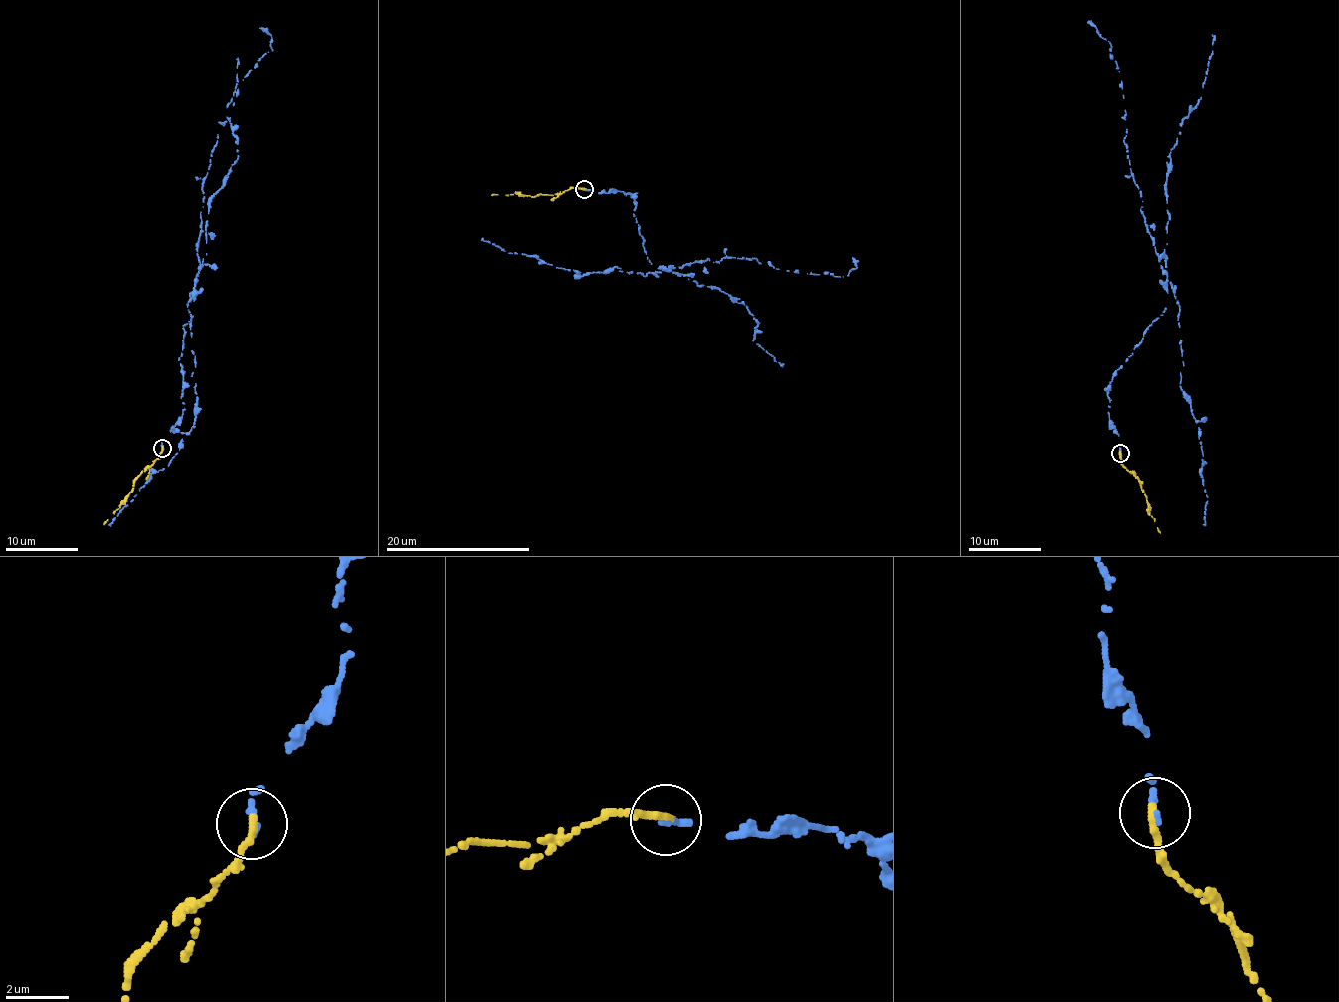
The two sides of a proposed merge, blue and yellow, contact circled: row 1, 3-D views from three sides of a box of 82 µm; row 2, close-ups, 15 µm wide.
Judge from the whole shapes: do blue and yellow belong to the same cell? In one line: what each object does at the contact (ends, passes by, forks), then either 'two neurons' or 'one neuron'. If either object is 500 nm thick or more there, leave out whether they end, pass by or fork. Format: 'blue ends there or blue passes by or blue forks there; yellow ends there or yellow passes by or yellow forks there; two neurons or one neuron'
blue ends there; yellow ends there; one neuron

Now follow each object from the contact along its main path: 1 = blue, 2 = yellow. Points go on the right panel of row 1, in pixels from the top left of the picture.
1: (1121, 453), (1108, 416), (1112, 373), (1165, 307), (1178, 304), (1140, 210), (1110, 42), (1087, 22)
2: (1120, 453), (1123, 465), (1133, 472), (1145, 494), (1149, 514), (1160, 533)

